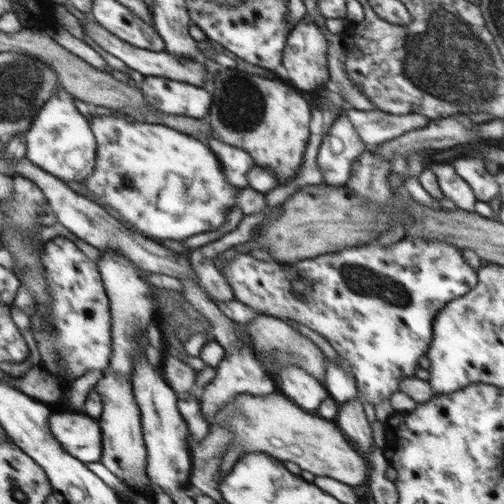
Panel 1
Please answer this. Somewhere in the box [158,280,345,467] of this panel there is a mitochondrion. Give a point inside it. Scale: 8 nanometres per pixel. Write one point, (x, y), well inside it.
(182, 310)

